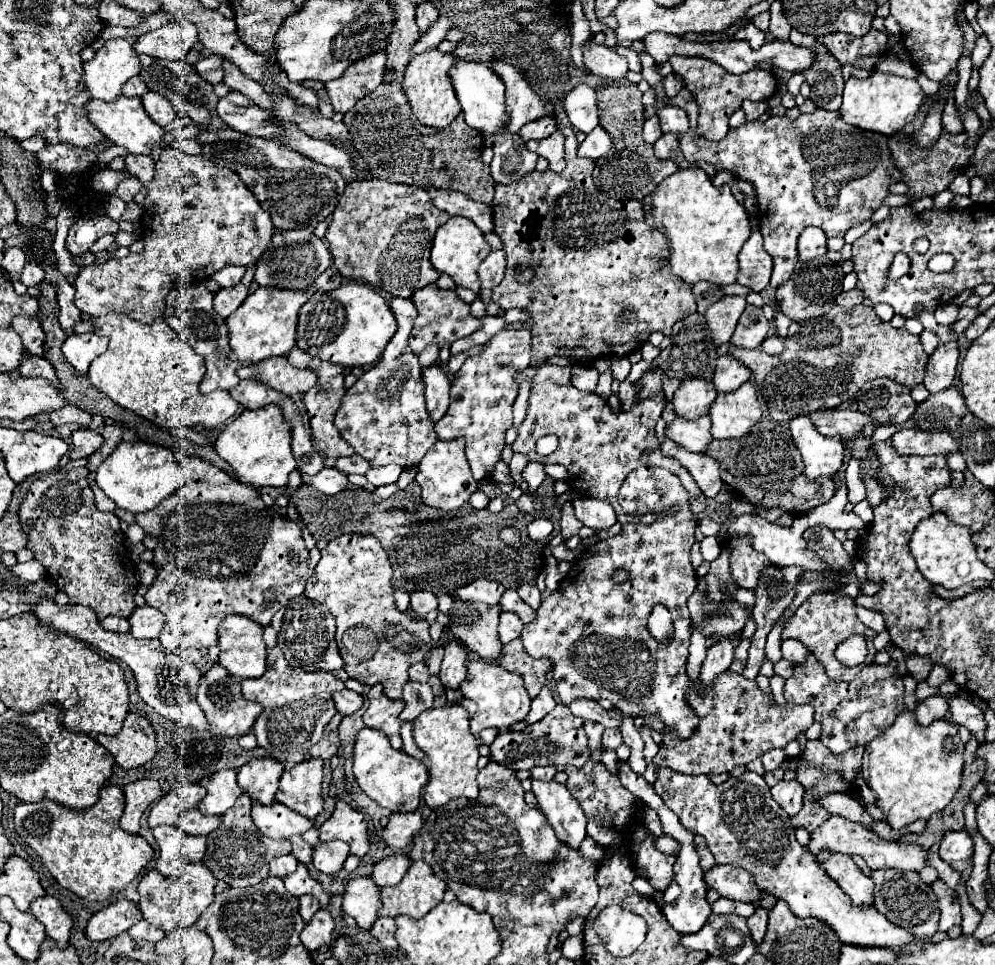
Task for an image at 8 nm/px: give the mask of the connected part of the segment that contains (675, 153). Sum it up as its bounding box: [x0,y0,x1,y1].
[654,134,688,168]

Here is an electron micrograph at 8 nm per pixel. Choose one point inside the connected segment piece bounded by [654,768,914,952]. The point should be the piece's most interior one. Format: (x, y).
(743, 826)

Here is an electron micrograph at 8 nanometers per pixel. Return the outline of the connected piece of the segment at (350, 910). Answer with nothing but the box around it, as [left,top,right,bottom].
[342,878,380,930]

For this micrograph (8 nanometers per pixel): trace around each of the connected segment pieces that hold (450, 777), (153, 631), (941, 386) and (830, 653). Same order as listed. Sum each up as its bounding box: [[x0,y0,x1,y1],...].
[[414,706,478,810],[128,606,164,638],[924,344,958,394],[776,592,876,680]]

